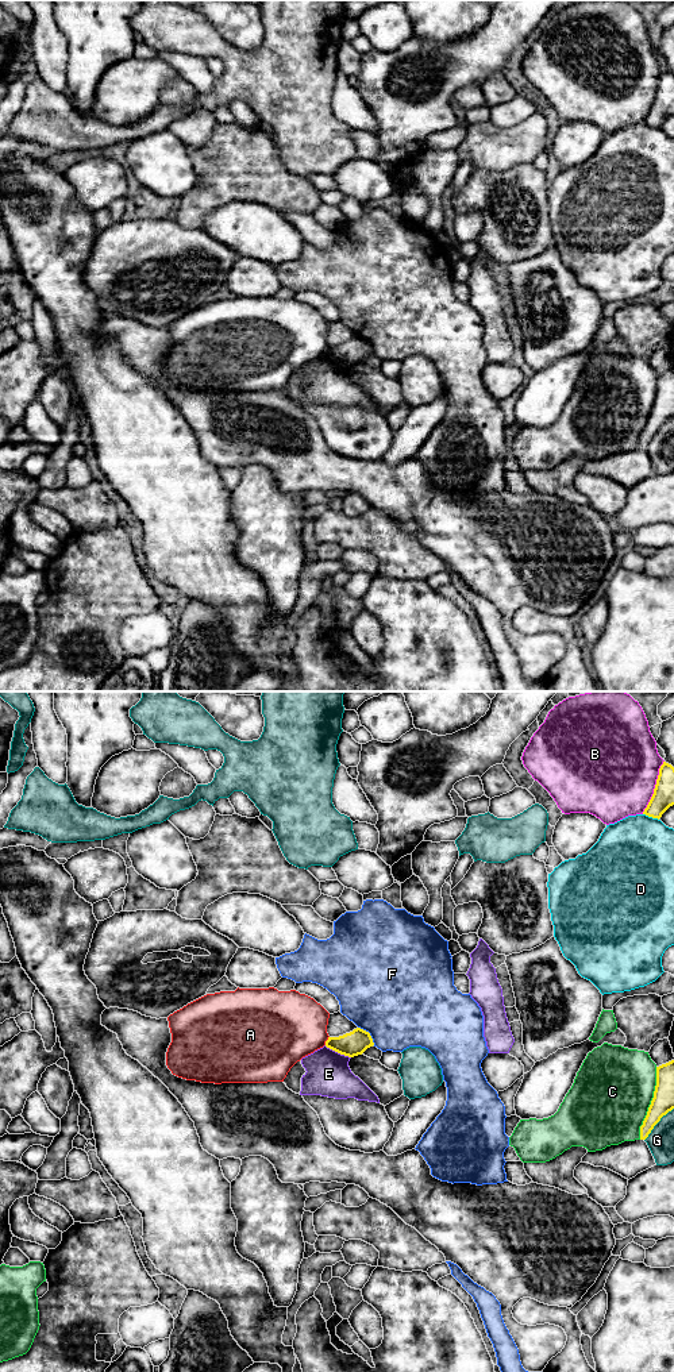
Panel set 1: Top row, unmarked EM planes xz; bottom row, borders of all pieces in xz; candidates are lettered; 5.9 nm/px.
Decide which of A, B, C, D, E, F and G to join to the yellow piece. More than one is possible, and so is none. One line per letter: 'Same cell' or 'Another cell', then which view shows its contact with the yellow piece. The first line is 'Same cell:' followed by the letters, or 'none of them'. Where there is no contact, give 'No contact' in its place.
Same cell: none of them
A: Another cell. Touches yellow in xz
B: Another cell. Touches yellow in xz
C: Another cell. Touches yellow in xz
D: Another cell. Touches yellow in xz
E: Another cell. Touches yellow in xz
F: Another cell. Touches yellow in xz
G: Another cell. Touches yellow in xz

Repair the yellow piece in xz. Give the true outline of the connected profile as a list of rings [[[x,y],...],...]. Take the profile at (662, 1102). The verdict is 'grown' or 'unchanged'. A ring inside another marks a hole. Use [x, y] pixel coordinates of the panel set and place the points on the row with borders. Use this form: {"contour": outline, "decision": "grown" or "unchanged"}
{"contour": [[[674,1060],[656,1067],[656,1086],[647,1115],[640,1126],[640,1140],[646,1140],[663,1115],[674,1109]]], "decision": "unchanged"}

